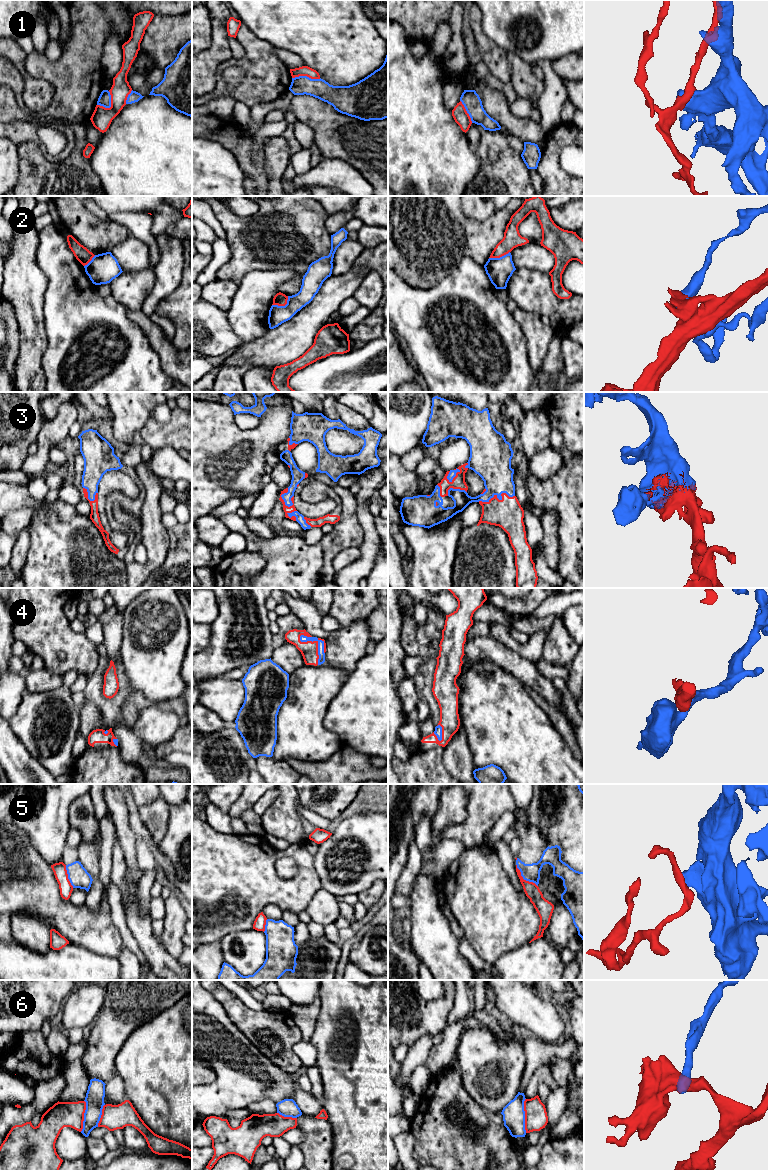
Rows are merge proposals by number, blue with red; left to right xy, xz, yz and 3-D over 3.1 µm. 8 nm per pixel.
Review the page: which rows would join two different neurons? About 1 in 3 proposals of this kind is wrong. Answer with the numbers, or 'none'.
1, 2, 5, 6

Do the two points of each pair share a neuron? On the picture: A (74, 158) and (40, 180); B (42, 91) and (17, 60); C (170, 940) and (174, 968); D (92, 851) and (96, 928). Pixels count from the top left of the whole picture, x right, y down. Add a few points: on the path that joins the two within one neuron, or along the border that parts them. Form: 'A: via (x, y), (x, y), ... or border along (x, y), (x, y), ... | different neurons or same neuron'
A: via (66, 166), (52, 180), (48, 180) | same neuron
B: via (34, 84), (21, 68) | same neuron
C: border along (158, 937), (162, 946), (177, 959) | different neurons
D: border along (103, 895), (97, 910), (91, 910), (84, 904) | different neurons

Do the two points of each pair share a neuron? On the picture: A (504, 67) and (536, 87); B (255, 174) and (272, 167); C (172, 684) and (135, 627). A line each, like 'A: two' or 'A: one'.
A: two
B: two
C: one

